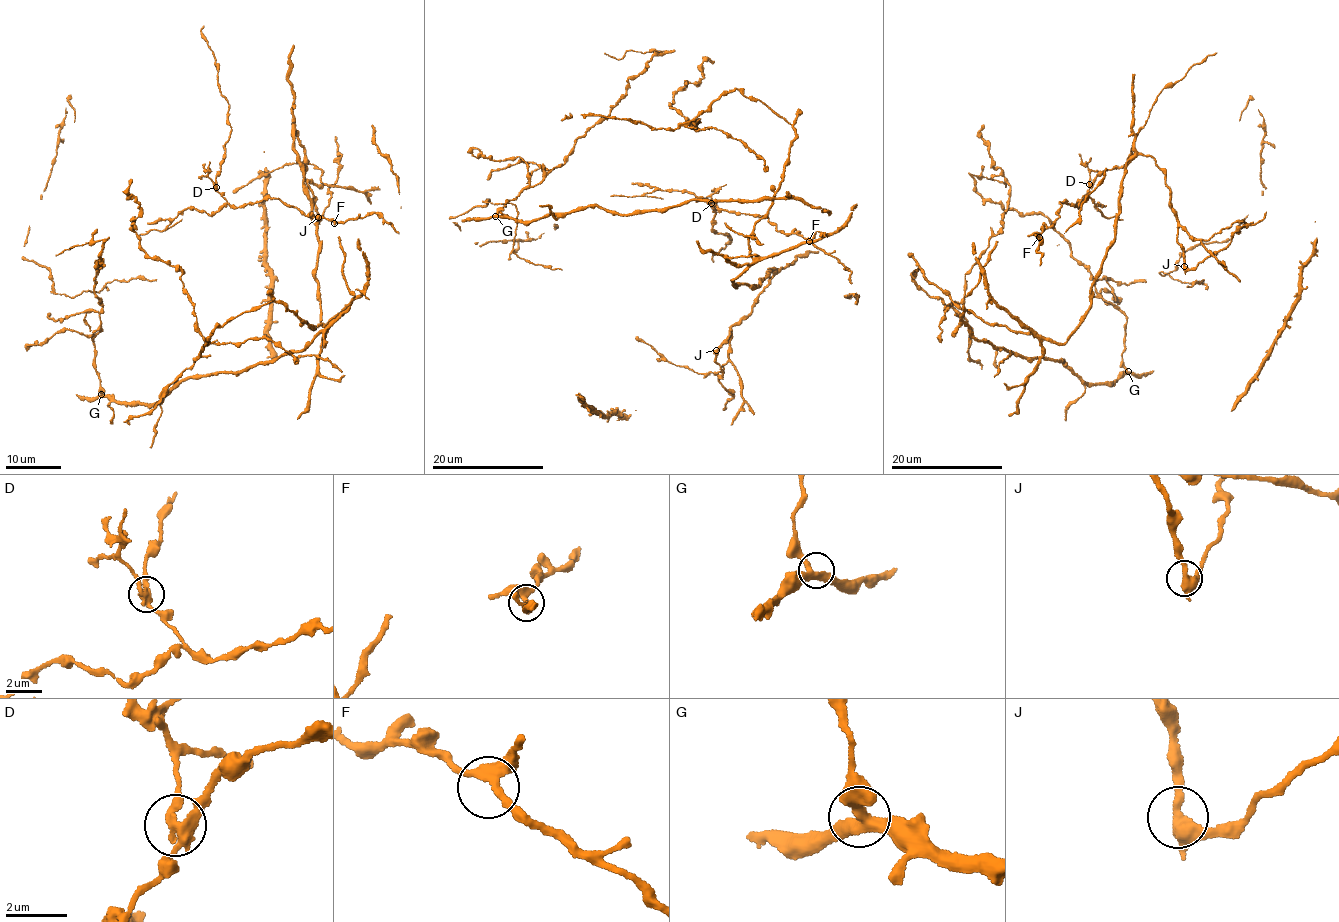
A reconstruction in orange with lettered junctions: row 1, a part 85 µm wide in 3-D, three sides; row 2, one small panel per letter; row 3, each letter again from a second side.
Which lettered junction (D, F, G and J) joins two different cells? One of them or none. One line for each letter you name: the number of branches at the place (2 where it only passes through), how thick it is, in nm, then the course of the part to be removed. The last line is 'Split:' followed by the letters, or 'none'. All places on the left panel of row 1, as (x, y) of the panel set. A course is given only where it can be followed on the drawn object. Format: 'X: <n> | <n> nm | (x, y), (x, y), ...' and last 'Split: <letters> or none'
D: 3 | 320 nm | (215, 188), (208, 173), (209, 161)
Split: D

